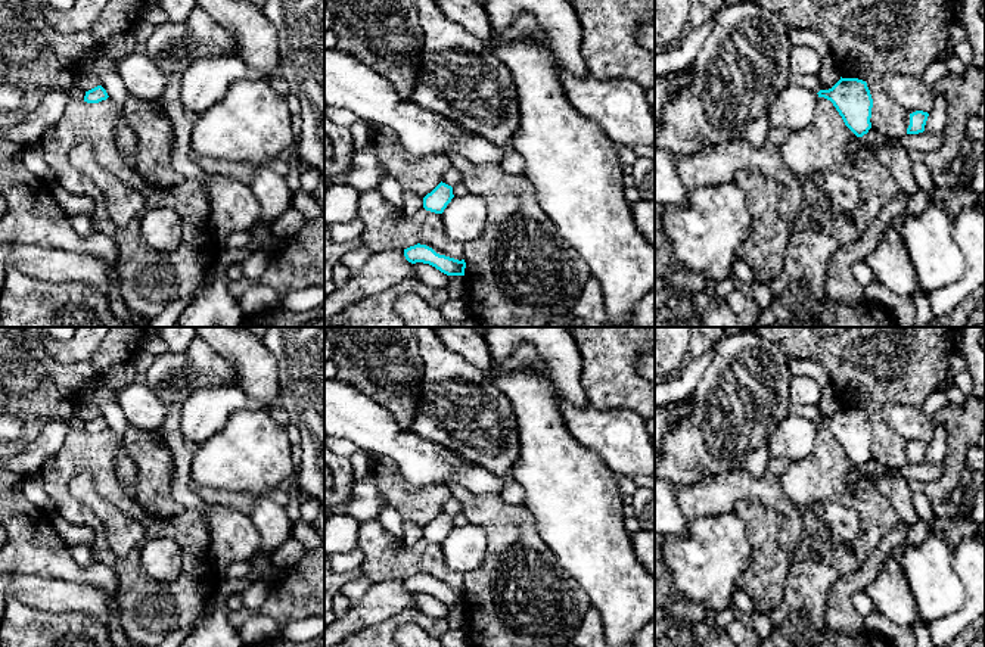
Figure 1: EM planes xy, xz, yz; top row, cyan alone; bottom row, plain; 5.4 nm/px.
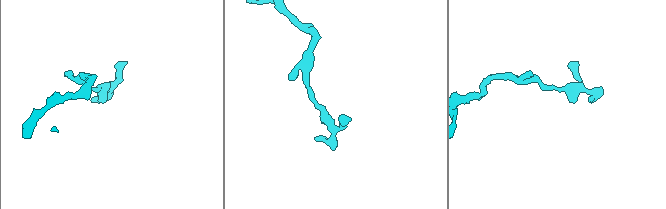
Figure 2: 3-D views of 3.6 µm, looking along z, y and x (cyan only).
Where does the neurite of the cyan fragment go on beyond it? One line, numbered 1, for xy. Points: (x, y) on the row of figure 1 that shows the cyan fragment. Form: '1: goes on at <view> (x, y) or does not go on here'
1: does not go on here

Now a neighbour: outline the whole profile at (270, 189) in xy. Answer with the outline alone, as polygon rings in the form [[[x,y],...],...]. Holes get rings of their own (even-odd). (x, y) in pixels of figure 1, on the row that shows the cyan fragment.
[[[273,164],[254,165],[251,190],[261,206],[261,221],[273,223],[292,206],[285,177],[274,172]]]

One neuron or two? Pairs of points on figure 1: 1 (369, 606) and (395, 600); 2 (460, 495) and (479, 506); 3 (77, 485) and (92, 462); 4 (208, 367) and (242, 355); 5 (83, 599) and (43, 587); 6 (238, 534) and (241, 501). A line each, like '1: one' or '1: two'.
1: one
2: one
3: two
4: two
5: one
6: two

